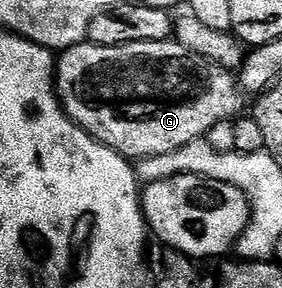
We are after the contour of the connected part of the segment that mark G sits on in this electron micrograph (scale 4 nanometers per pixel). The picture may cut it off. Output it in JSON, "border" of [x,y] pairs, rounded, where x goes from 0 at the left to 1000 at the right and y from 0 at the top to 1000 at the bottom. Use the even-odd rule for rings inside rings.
{"border":[[[610,132],[447,160],[266,153],[209,184],[191,274],[230,396],[344,493],[468,563],[720,486],[745,438],[833,420],[858,389],[840,267]]]}

